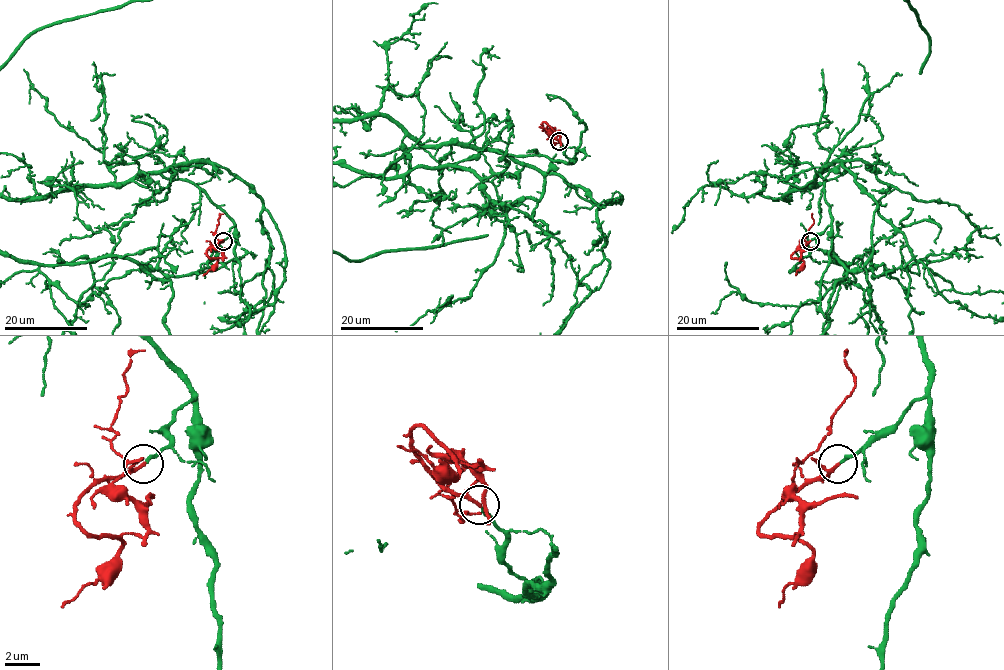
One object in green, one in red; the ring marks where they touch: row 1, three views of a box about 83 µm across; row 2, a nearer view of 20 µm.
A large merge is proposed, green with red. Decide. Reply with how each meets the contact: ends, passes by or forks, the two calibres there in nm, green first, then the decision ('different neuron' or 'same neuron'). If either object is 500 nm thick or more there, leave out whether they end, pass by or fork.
green ends; red passes by; calibres 200 and 150 nm; same neuron

